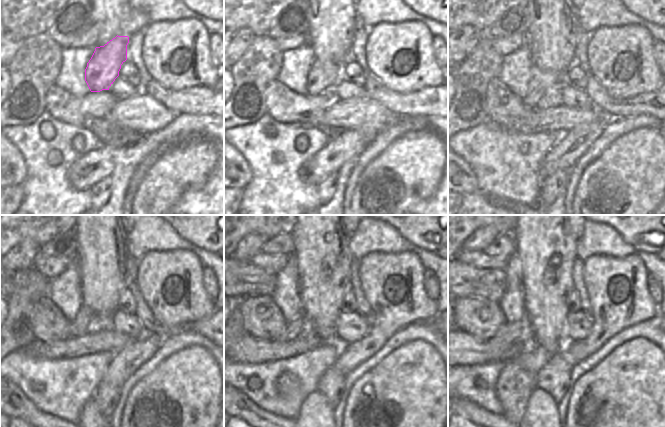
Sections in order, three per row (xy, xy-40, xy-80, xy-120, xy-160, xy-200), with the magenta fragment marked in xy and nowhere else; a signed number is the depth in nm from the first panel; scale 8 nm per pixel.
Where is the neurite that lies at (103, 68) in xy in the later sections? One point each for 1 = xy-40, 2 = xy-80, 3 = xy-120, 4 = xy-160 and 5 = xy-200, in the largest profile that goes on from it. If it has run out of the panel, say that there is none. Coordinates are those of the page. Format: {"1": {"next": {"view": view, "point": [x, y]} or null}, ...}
{"1": {"next": {"view": "xy-40", "point": [323, 76]}}, "2": {"next": {"view": "xy-80", "point": [541, 83]}}, "3": {"next": {"view": "xy-120", "point": [78, 327]}}, "4": {"next": {"view": "xy-160", "point": [302, 327]}}, "5": {"next": {"view": "xy-200", "point": [519, 333]}}}

